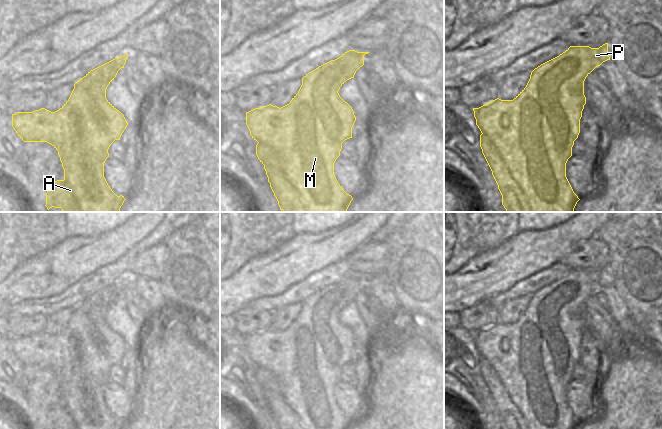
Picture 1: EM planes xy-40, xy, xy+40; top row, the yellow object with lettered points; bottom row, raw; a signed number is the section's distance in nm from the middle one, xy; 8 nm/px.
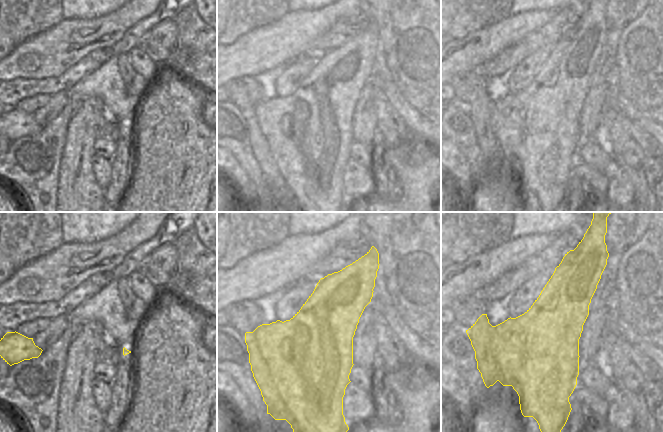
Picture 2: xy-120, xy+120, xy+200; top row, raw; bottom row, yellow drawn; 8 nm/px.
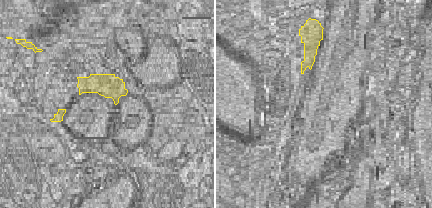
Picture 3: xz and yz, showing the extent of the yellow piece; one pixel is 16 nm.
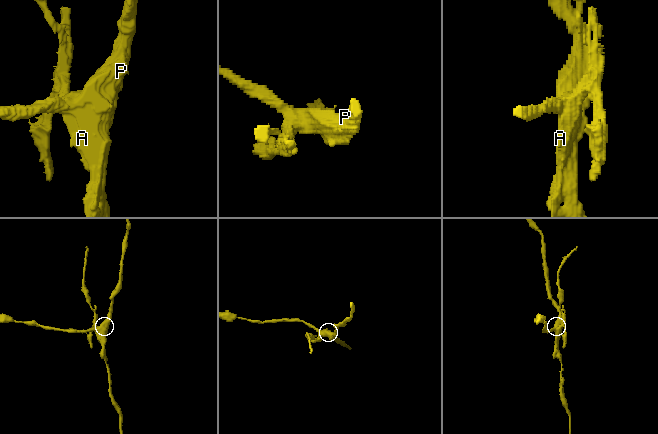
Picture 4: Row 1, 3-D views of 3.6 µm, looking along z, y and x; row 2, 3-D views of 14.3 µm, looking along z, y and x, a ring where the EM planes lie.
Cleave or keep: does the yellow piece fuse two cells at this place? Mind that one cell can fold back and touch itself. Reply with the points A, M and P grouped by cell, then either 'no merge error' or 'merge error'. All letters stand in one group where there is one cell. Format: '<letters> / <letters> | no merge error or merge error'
A / M P | merge error

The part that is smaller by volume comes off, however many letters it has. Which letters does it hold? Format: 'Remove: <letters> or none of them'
Remove: A

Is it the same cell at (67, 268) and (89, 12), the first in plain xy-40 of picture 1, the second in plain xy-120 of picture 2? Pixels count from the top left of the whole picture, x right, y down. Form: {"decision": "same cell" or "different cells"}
{"decision": "different cells"}

